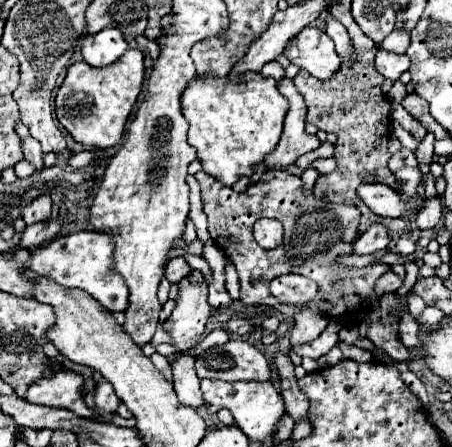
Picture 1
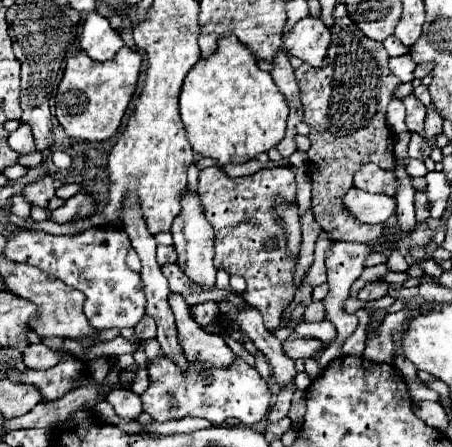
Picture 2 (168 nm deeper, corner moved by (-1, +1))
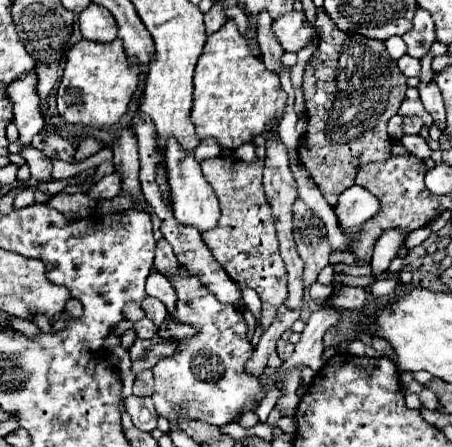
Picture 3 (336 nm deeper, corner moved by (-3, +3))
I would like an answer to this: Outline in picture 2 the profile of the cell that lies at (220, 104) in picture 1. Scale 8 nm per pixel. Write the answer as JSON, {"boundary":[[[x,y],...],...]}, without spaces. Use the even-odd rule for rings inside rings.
{"boundary":[[[235,36],[221,38],[219,42],[221,44],[217,52],[207,60],[199,60],[195,68],[187,74],[179,96],[179,108],[181,108],[181,118],[187,130],[187,138],[193,146],[193,152],[205,158],[213,158],[217,166],[223,168],[227,164],[249,162],[261,152],[269,152],[273,146],[277,146],[285,134],[289,108],[287,108],[285,96],[277,92],[277,86],[273,84],[271,74],[259,70],[251,52],[245,46],[241,46],[241,42]]]}

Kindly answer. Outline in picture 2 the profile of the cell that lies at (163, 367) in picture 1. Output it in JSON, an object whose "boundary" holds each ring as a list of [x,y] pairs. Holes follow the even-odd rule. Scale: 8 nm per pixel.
{"boundary":[[[155,338],[153,340],[145,340],[143,344],[145,344],[145,354],[147,354],[149,362],[157,362],[159,358],[163,358],[163,352],[161,352],[161,348],[159,348]]]}

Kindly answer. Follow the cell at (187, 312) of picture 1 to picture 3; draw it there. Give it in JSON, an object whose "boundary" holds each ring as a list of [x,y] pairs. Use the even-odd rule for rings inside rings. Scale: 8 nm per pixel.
{"boundary":[[[171,138],[171,142],[167,142],[165,158],[167,158],[167,180],[171,186],[175,218],[185,226],[195,226],[201,232],[215,228],[217,220],[219,220],[219,202],[215,198],[211,184],[203,178],[201,166],[195,160],[193,150],[183,150],[179,146],[179,142],[175,142],[175,138]]]}

